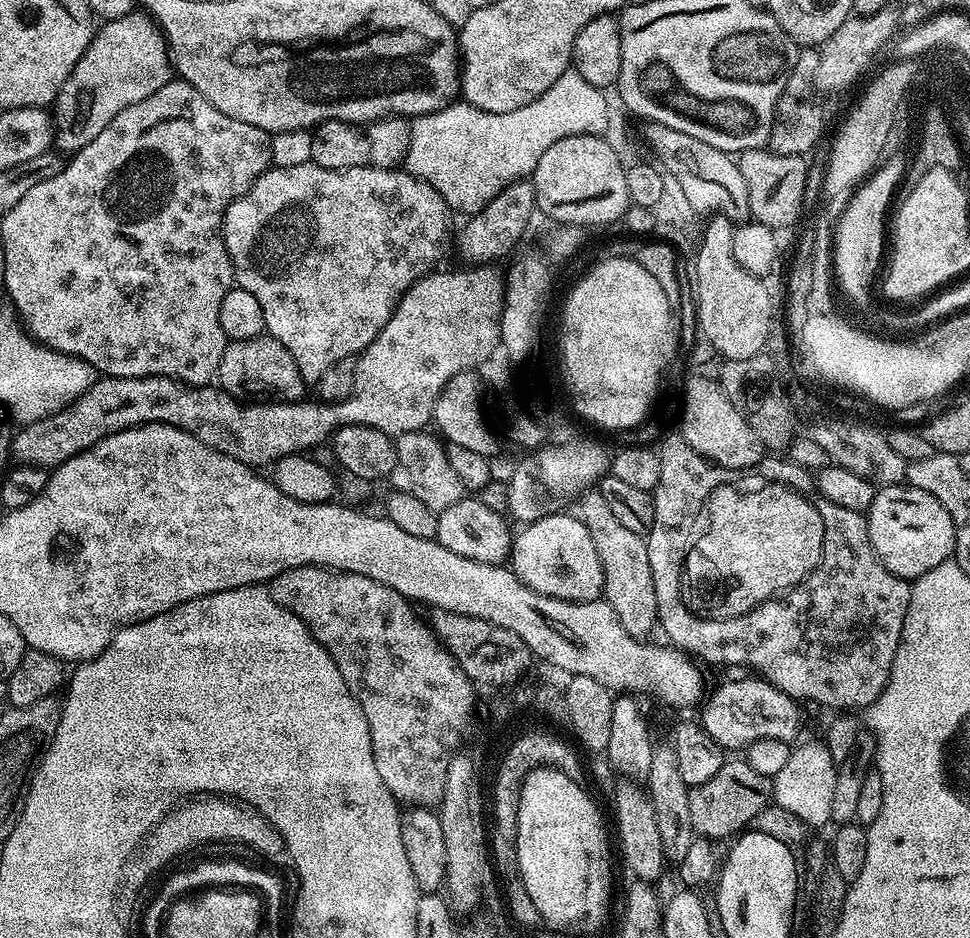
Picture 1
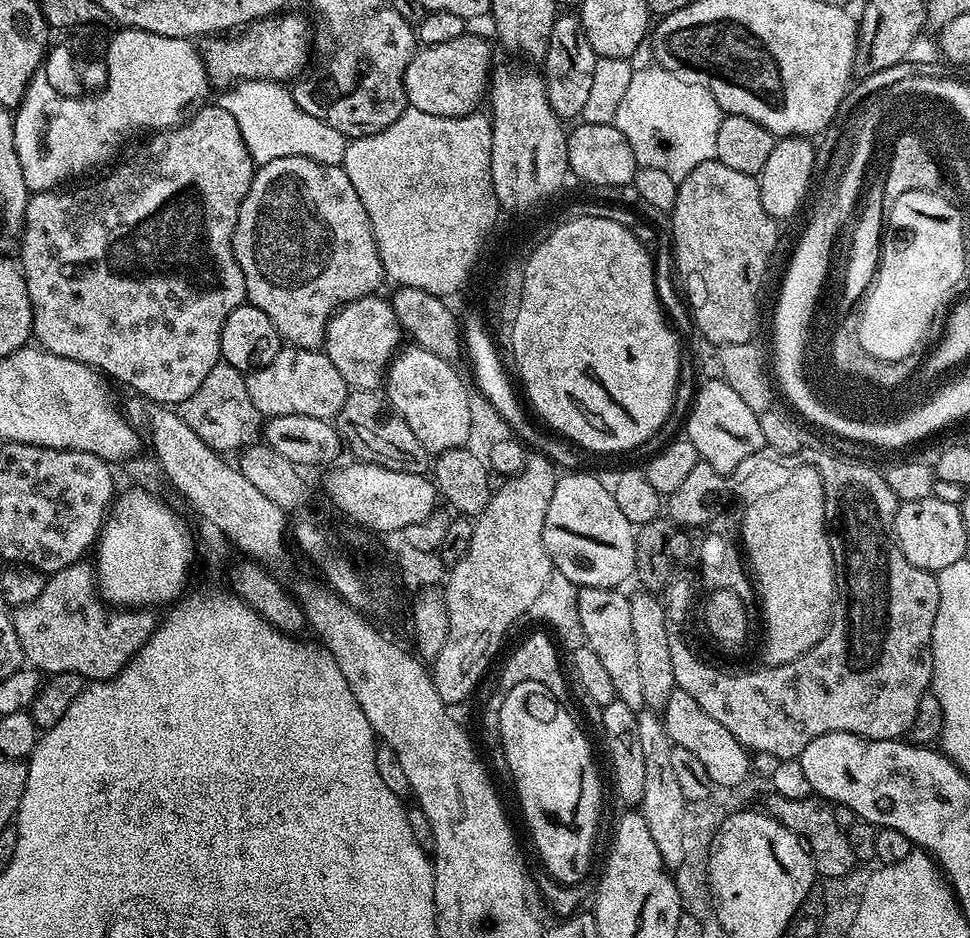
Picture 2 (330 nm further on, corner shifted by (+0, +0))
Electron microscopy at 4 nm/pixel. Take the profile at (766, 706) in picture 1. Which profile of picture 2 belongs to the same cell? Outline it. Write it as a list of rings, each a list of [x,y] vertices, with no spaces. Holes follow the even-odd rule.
[[[676,687],[674,694],[670,694],[670,702],[666,702],[662,709],[662,719],[673,744],[682,746],[682,750],[690,750],[690,754],[702,761],[706,774],[710,774],[717,789],[736,790],[741,787],[739,784],[748,776],[749,749],[741,746],[738,738],[734,738],[734,734],[730,734],[722,722],[710,718],[710,714],[706,714],[706,710],[702,710],[702,706],[698,706],[698,702],[686,694],[686,690]]]

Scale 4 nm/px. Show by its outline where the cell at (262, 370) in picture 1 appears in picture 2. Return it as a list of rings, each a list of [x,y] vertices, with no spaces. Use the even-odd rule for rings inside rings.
[[[281,347],[274,362],[247,373],[246,377],[251,406],[264,418],[282,414],[306,414],[306,418],[335,421],[350,391],[342,374],[338,374],[334,362],[330,362],[323,350],[314,348]]]

